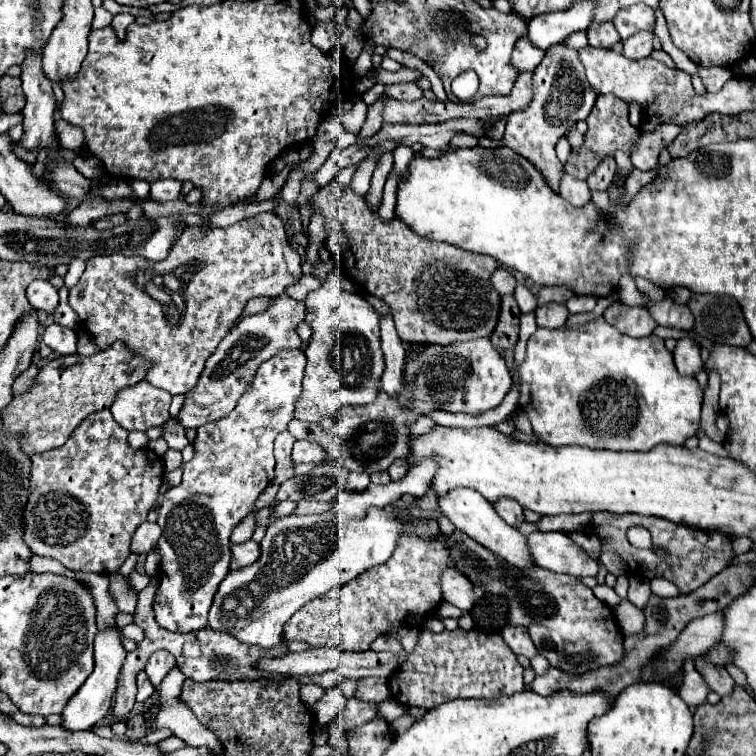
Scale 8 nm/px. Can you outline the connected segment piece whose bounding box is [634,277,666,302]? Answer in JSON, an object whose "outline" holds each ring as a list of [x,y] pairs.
{"outline":[[[635,277],[634,280],[637,288],[640,291],[646,293],[651,298],[652,301],[659,302],[664,299],[666,293],[660,287],[657,287],[653,283],[641,277]]]}

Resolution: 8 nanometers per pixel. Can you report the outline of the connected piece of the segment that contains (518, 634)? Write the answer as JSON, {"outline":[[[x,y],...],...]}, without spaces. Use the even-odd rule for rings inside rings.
{"outline":[[[505,627],[501,635],[515,655],[523,655],[527,659],[533,659],[535,655],[539,655],[533,641],[529,639],[529,633],[525,633],[523,627]]]}

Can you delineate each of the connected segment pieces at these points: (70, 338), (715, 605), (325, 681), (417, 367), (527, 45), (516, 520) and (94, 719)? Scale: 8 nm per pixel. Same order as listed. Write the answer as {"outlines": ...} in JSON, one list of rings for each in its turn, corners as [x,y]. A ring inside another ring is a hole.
{"outlines":[[[[53,323],[51,327],[45,329],[41,339],[45,345],[49,345],[59,355],[73,355],[77,351],[77,335],[69,327],[61,327]]],[[[741,563],[741,565],[731,565],[725,567],[721,573],[717,573],[713,579],[709,579],[709,583],[705,583],[703,587],[695,589],[689,595],[679,595],[675,599],[661,599],[657,595],[651,595],[647,607],[645,607],[645,629],[637,635],[625,635],[625,657],[611,667],[601,667],[597,671],[589,671],[585,675],[569,675],[561,669],[551,667],[545,675],[537,675],[535,681],[531,683],[531,689],[543,697],[549,697],[557,691],[571,691],[577,695],[583,693],[593,693],[593,691],[603,691],[609,695],[609,699],[615,699],[625,687],[637,683],[641,679],[641,671],[645,667],[645,663],[649,663],[649,659],[653,659],[653,655],[661,649],[667,647],[667,643],[673,643],[673,639],[677,639],[677,635],[685,629],[687,623],[691,623],[693,619],[699,619],[703,615],[709,615],[713,611],[721,611],[725,609],[737,595],[745,593],[745,589],[755,581],[755,575],[751,573],[749,563]]],[[[329,671],[329,673],[321,673],[321,675],[315,675],[315,677],[305,677],[305,679],[301,679],[301,683],[317,683],[317,685],[321,685],[321,687],[325,687],[325,689],[335,687],[339,681],[341,681],[341,675],[335,673],[335,671]]],[[[489,337],[473,339],[453,345],[407,345],[407,359],[401,379],[401,393],[397,397],[385,391],[377,393],[377,399],[369,405],[341,407],[333,417],[321,423],[301,423],[293,419],[289,433],[295,439],[307,439],[319,443],[329,459],[337,459],[349,467],[349,471],[377,473],[387,471],[397,459],[407,459],[411,443],[411,425],[417,417],[429,415],[435,409],[449,413],[481,413],[497,407],[513,385],[511,373],[501,353],[493,347]]],[[[521,37],[513,49],[513,65],[519,71],[535,71],[535,67],[545,57],[545,51],[535,47],[527,37]]],[[[501,497],[501,499],[497,499],[493,503],[493,507],[505,519],[505,523],[509,523],[511,527],[523,523],[523,507],[517,501],[507,499],[507,497]]],[[[117,623],[97,631],[95,645],[93,645],[93,649],[95,649],[95,669],[87,677],[87,681],[81,685],[77,695],[73,695],[73,699],[67,703],[67,707],[63,711],[65,729],[71,729],[71,731],[89,729],[89,727],[97,725],[109,713],[109,707],[113,703],[113,695],[115,695],[115,689],[117,689],[117,677],[121,673],[121,667],[123,667],[125,655],[127,655],[123,643],[121,643],[121,637],[123,637],[123,631],[117,627]]]]}

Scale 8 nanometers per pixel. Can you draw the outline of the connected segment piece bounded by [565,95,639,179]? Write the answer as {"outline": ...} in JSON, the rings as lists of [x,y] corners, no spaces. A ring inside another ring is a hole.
{"outline":[[[599,95],[597,103],[589,115],[589,131],[585,133],[585,143],[579,149],[573,149],[573,159],[567,161],[565,171],[569,171],[571,175],[579,177],[579,179],[587,179],[587,175],[603,161],[603,157],[613,155],[615,151],[629,151],[629,139],[633,139],[633,135],[637,135],[637,127],[629,125],[627,119],[627,109],[625,103],[621,103],[621,99],[617,99],[615,95]]]}

